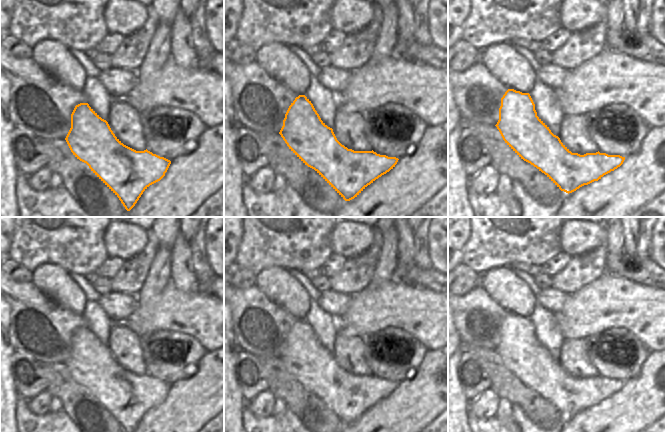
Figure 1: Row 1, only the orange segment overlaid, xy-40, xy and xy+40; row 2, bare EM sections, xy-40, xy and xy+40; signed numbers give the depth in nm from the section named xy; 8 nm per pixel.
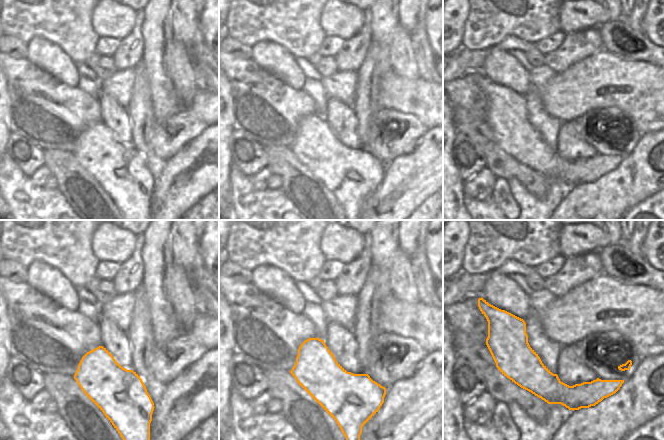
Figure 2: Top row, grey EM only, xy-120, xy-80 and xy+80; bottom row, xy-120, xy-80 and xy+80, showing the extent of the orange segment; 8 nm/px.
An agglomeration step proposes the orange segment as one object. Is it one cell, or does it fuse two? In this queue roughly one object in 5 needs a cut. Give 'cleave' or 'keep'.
cleave

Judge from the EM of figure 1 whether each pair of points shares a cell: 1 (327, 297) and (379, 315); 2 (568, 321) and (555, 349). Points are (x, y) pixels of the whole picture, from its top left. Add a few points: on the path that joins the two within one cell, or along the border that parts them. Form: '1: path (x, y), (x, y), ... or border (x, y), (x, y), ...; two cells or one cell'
1: border (351, 295), (351, 303), (348, 309), (337, 319); two cells
2: border (554, 313), (559, 331), (564, 339); two cells

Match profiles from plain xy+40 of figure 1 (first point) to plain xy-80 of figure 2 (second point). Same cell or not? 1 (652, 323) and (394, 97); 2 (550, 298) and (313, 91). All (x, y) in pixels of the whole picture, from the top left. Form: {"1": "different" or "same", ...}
{"1": "same", "2": "different"}

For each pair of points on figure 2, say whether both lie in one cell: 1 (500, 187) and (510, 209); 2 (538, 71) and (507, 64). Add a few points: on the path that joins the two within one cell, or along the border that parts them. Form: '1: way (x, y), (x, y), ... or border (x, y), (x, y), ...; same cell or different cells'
1: way (499, 192), (499, 195), (507, 204); same cell
2: border (528, 72), (532, 85); different cells

